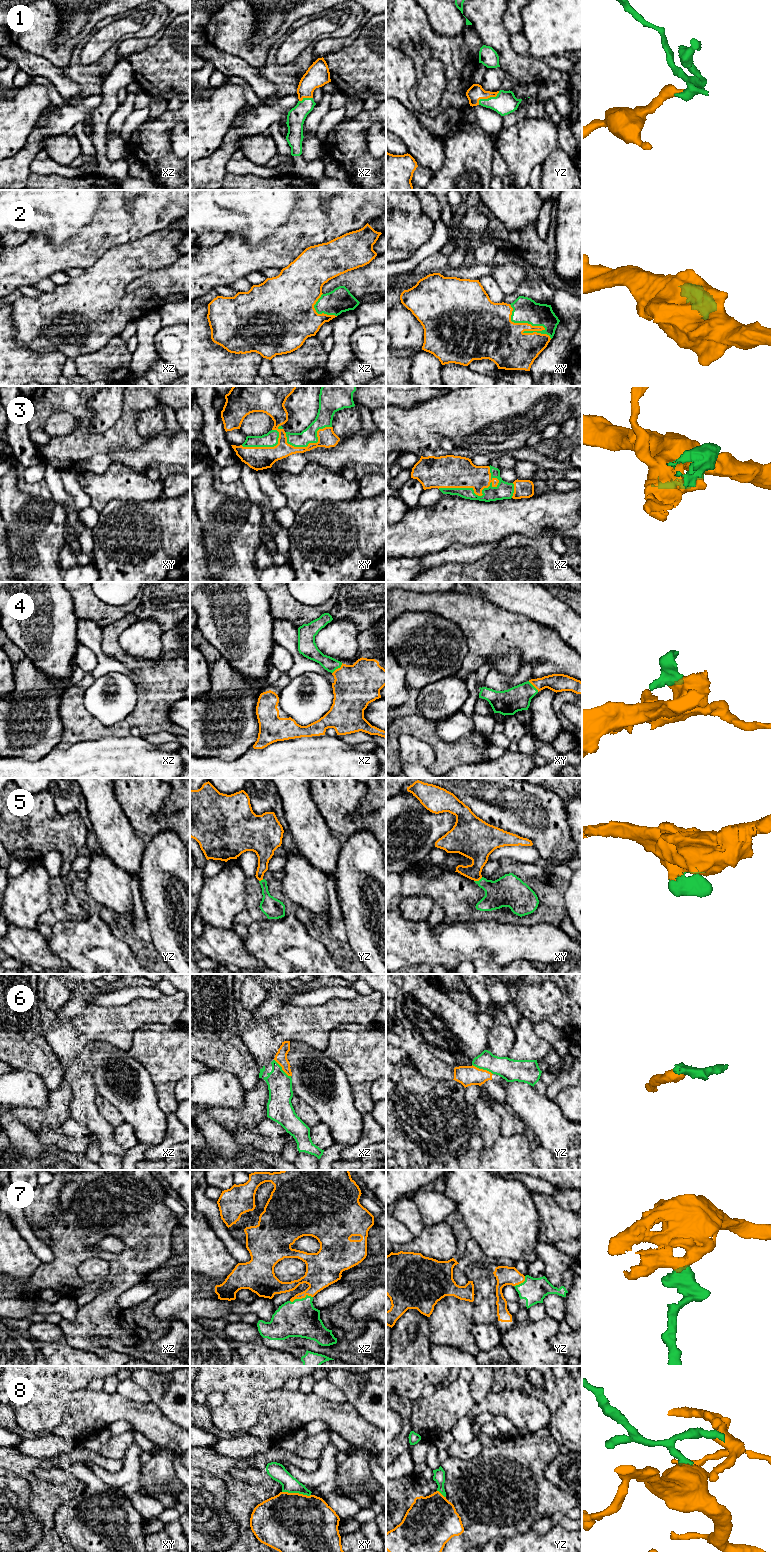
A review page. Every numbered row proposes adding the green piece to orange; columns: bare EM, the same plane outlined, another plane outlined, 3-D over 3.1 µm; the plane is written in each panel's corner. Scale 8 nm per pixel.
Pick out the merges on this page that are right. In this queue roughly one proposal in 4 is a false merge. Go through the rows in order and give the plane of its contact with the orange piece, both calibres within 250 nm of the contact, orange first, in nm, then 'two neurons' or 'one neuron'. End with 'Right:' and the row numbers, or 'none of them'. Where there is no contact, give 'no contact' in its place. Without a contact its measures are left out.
1: meets orange in yz; 120 nm thick on the orange side, 180 nm on the other; one neuron
2: meets orange in xy; 360 nm thick on the orange side, 200 nm on the other; one neuron
3: meets orange in xz; 260 nm thick on the orange side, 140 nm on the other; one neuron
4: meets orange in xz; 360 nm thick on the orange side, 120 nm on the other; one neuron
5: meets orange in xy; 200 nm thick on the orange side, 260 nm on the other; one neuron
6: meets orange in yz; 160 nm thick on the orange side, 180 nm on the other; two neurons
7: meets orange in xz; 220 nm thick on the orange side, 300 nm on the other; one neuron
8: meets orange in xy; 480 nm thick on the orange side, 140 nm on the other; one neuron
Right: 1, 2, 3, 4, 5, 7, 8

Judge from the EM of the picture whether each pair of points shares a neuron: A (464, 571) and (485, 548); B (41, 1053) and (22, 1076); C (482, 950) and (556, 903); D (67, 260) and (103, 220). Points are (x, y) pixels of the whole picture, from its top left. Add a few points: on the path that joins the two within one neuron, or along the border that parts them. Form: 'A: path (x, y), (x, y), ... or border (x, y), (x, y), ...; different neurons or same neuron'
A: border (492, 550), (469, 563), (448, 563); different neurons
B: border (14, 1066), (34, 1072), (45, 1085); different neurons
C: border (499, 921), (525, 925), (545, 923); different neurons
D: path (77, 250), (97, 230); same neuron

